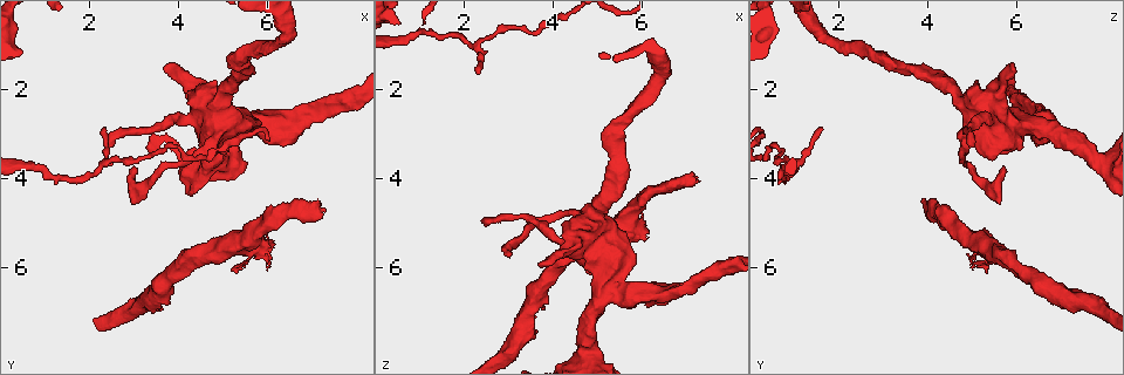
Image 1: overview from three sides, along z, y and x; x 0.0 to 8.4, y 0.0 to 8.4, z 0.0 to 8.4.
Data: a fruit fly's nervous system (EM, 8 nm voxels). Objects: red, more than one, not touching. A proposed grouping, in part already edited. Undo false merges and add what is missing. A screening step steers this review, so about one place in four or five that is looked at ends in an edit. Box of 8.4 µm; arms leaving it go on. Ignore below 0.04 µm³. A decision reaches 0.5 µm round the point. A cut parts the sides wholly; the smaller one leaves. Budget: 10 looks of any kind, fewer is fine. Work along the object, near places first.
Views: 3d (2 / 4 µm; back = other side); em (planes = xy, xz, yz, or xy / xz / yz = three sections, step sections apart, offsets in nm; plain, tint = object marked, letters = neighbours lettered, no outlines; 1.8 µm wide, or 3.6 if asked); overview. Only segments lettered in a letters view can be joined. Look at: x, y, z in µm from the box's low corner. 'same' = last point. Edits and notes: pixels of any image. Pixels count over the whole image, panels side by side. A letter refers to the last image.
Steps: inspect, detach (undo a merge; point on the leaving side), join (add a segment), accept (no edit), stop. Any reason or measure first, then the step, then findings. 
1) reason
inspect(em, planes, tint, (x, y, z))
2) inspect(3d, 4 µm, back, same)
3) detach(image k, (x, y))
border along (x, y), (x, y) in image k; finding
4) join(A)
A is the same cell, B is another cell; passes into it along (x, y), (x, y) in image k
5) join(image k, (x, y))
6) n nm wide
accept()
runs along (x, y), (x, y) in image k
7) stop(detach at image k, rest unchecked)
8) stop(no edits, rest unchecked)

arms part here
inspect(3d, 4 µm, (5.55, 5.40, 5.15))

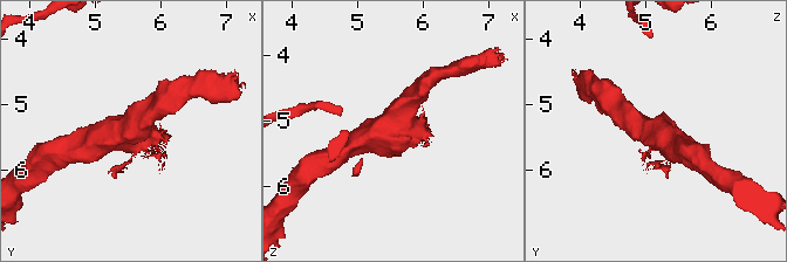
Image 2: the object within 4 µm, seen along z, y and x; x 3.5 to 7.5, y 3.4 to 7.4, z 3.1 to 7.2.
need the tissue
inspect(em, planes, tint, (5.55, 5.40, 5.15))

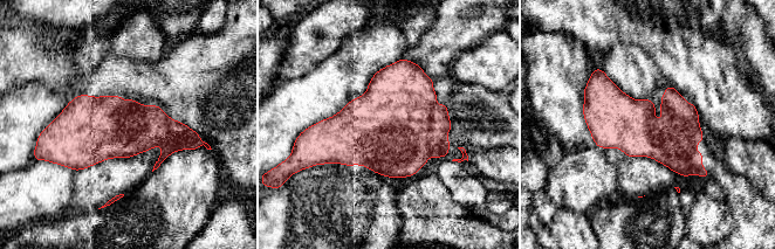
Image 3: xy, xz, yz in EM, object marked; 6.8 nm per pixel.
inspect(em, planes, letters, same)

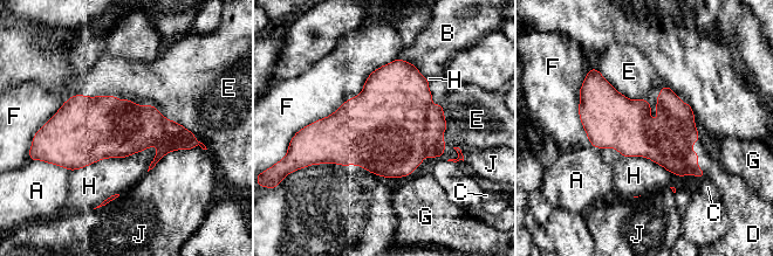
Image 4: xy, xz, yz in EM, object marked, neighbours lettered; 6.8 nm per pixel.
H touches over 650 nm
join(D)
D is the same cell, A, B, C, E, F, G, H and J are other cells; the neuron continues

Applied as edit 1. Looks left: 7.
thick turns thin
inspect(3d, 4 µm, (4.80, 2.50, 5.15))

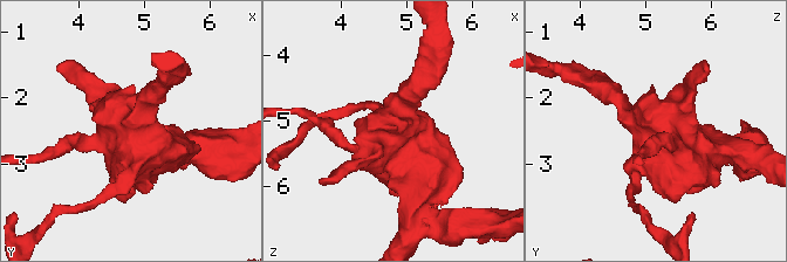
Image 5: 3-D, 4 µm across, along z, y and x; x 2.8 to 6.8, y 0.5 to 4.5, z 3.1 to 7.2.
inspect(em, 3.6 µm, planes, letters, (4.80, 2.50, 5.10))

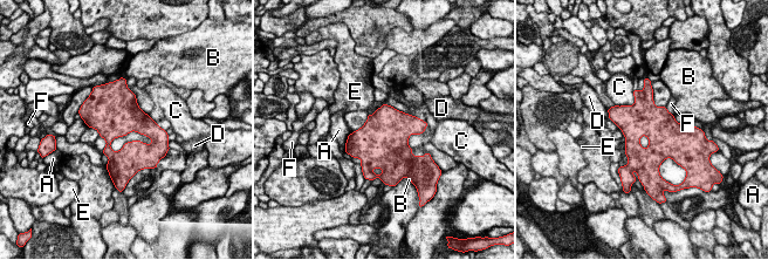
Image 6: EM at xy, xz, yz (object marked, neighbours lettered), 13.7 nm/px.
accept()
A, B, C, D, E and F are other cells; border along (633, 91), (632, 104), (615, 105) in image 6; continuous, no second neuron

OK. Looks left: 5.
free end
inspect(3d, 4 µm, back, (3.75, 1.45, 5.85))

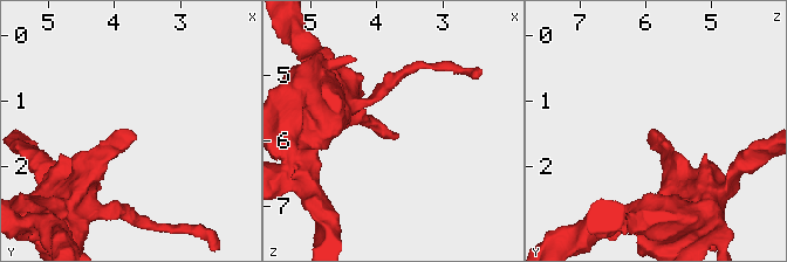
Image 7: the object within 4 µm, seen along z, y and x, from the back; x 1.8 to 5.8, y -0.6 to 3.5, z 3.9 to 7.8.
inspect(em, xy, step 16, letters, (3.75, 1.45, 5.90))

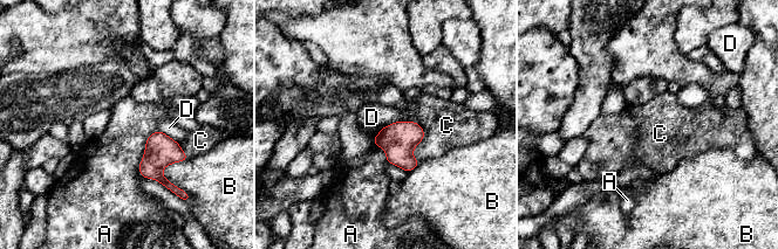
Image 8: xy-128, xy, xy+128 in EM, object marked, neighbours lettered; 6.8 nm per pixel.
another direction
inspect(em, planes, letters, same)

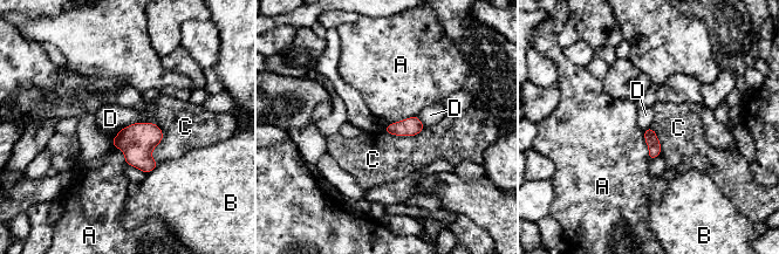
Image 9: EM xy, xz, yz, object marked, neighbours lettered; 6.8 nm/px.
accept()
A, B, C and D are other cells; border along (148, 121), (124, 126), (113, 139) in image 9; no lettered segment goes on from it

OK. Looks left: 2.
free end
inspect(em, planes, letters, (7.15, 4.50, 3.85))

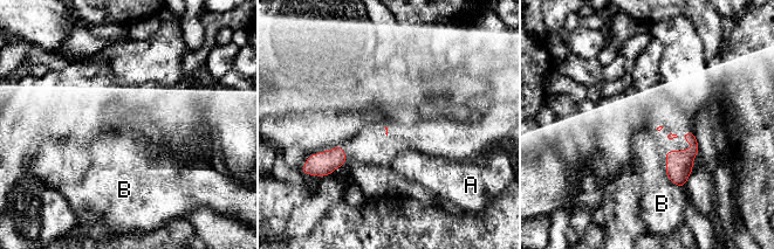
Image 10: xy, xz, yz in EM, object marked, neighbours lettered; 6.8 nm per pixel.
accept()
A and B are other cells; border along (664, 171), (675, 184), (683, 187) in image 10; no lettered segment goes on from it

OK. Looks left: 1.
stop(join at image 4, rest unchecked)

